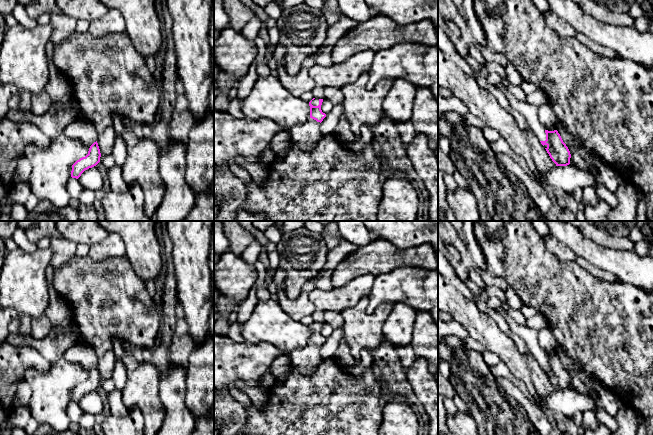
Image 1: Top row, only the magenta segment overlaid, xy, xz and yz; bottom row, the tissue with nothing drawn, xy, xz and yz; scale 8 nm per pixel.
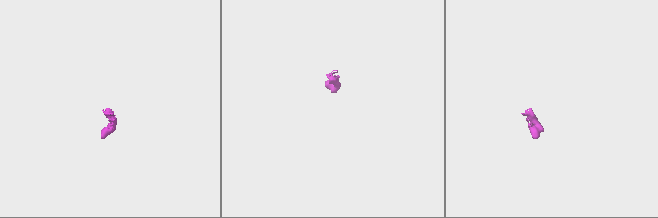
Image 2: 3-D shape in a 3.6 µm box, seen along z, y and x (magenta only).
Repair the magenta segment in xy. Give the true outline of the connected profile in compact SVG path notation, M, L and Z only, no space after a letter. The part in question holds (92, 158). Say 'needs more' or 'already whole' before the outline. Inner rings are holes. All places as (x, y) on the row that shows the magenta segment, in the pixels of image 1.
needs more; M81 118L72 121L63 132L67 137L79 140L89 149L85 157L72 165L71 177L78 179L85 170L100 162L101 153L97 143L99 133L91 122Z

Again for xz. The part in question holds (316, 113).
needs more; M313 98L309 102L310 117L308 120L303 124L293 126L290 130L291 141L302 151L313 150L323 136L320 131L320 123L326 114L321 110L322 102L323 99Z

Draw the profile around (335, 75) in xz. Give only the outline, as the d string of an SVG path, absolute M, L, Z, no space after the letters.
M364 50L340 64L313 65L309 70L309 76L316 86L341 89L355 82L362 73L369 72L374 56L374 51Z

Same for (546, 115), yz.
M550 103L541 105L538 108L538 116L545 130L556 130L557 119Z

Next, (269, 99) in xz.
M272 75L257 78L250 94L243 99L242 111L250 120L272 120L286 132L310 117L309 103L292 95Z

